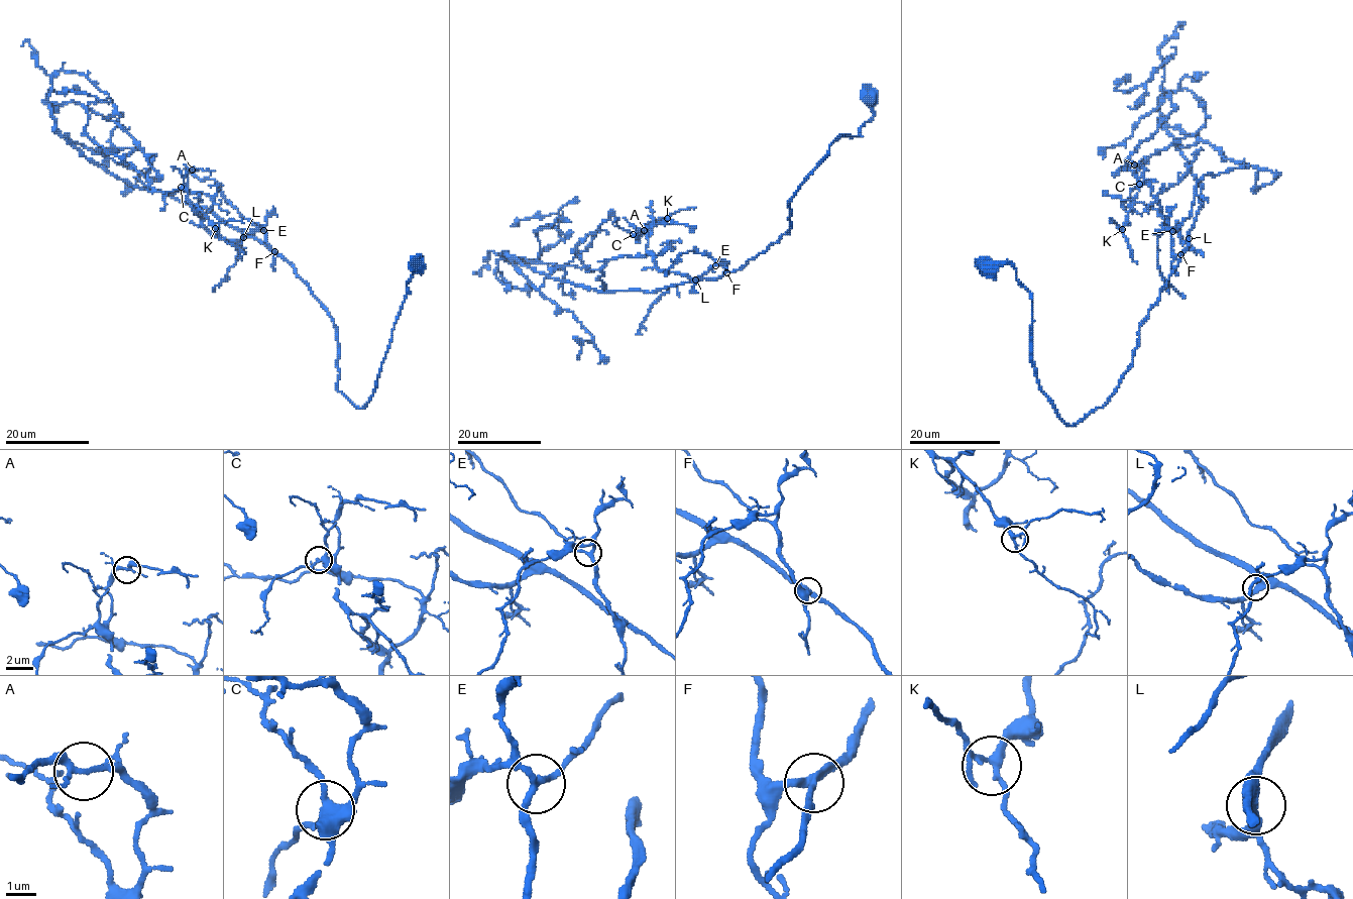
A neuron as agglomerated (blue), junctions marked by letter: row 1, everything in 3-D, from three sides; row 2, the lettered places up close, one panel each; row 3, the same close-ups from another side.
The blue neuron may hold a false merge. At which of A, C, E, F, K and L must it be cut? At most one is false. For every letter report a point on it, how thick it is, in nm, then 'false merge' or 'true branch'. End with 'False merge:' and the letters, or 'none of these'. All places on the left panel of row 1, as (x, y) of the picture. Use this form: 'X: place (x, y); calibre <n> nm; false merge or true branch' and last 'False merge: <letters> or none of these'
A: place (192, 170); calibre 170 nm; true branch
C: place (181, 187); calibre 360 nm; true branch
E: place (263, 230); calibre 200 nm; true branch
F: place (274, 251); calibre 240 nm; true branch
K: place (215, 228); calibre 220 nm; true branch
L: place (243, 237); calibre 360 nm; true branch
False merge: none of these

